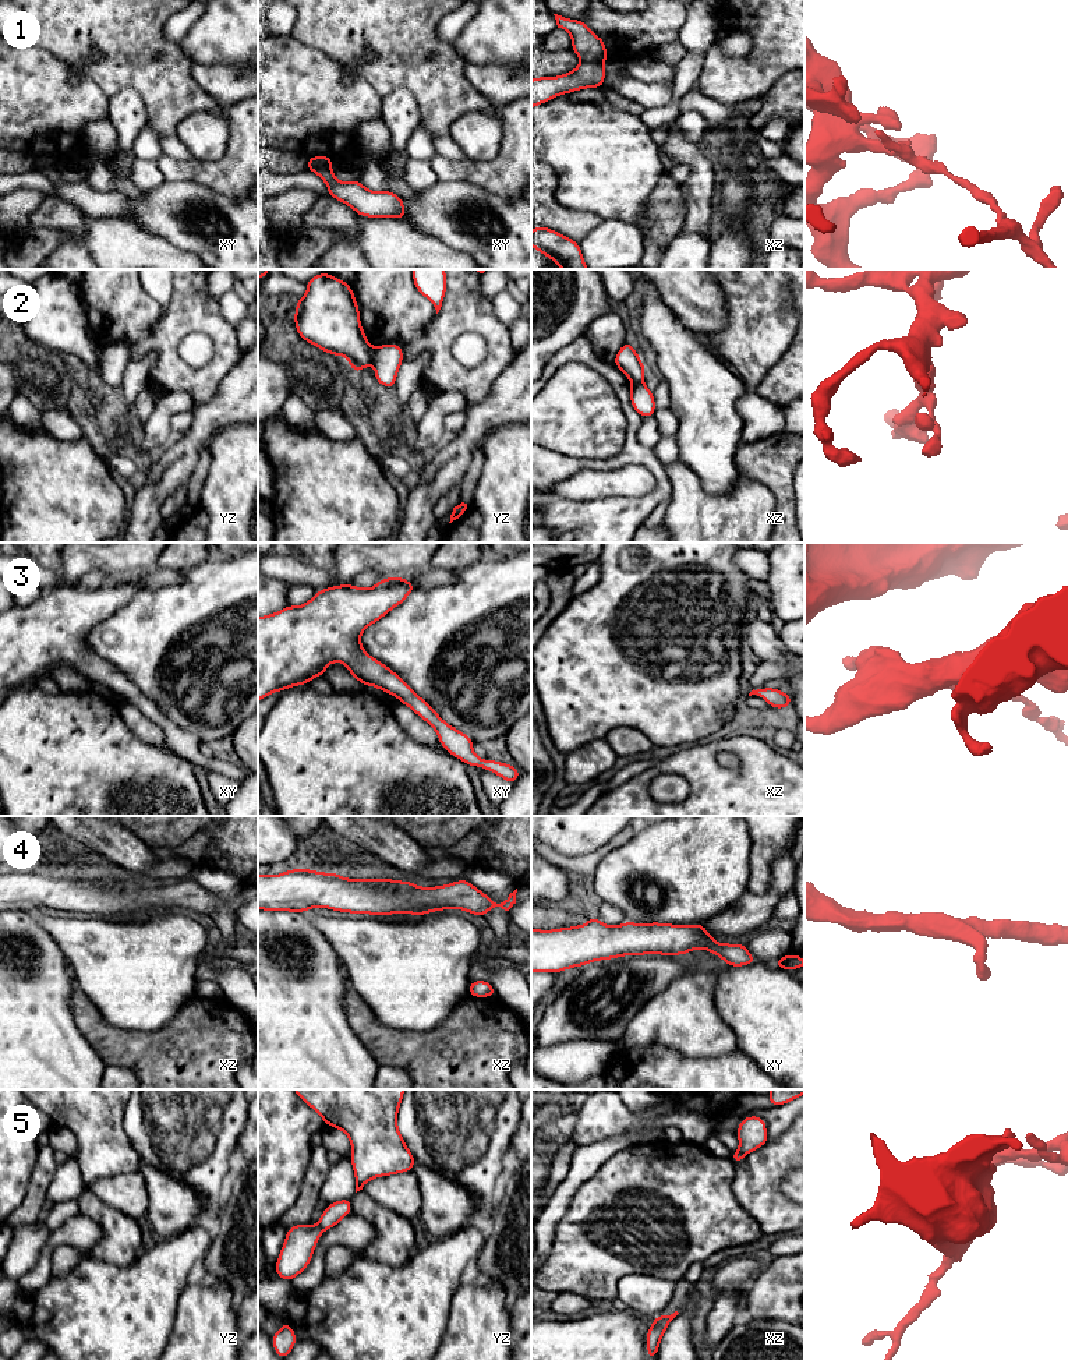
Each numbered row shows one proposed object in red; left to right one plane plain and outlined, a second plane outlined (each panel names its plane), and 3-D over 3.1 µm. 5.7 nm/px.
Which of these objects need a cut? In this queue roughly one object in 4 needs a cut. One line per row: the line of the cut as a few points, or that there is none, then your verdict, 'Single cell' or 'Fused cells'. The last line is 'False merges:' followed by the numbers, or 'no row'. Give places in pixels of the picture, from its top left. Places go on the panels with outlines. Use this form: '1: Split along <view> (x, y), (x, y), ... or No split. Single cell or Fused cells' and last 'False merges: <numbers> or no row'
1: Split along xy (329, 163), (317, 163), (307, 168). Fused cells
2: Split along yz (371, 349), (372, 361). Fused cells
3: No split. Single cell
4: No split. Single cell
5: Split along yz (318, 1224), (324, 1230). Fused cells
False merges: 1, 2, 5

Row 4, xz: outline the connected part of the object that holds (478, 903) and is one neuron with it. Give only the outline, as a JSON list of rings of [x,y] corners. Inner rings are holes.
[[[289,869],[282,875],[258,875],[258,909],[269,912],[304,912],[322,907],[339,912],[371,914],[375,916],[392,914],[413,914],[415,916],[443,911],[463,909],[473,915],[485,916],[491,908],[502,908],[508,915],[516,904],[517,889],[505,902],[494,902],[487,894],[461,879],[445,886],[418,887],[413,882],[390,879],[344,879],[339,873],[325,873],[311,869]]]

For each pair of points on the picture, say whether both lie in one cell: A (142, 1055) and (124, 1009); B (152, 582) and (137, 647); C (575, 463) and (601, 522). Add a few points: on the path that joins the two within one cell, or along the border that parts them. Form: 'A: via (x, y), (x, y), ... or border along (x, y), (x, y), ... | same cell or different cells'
A: border along (102, 1017), (115, 1027), (137, 1031), (165, 1025) | different cells
B: border along (173, 582), (165, 586), (144, 589) | different cells
C: via (614, 463), (646, 459), (660, 473), (640, 507) | same cell

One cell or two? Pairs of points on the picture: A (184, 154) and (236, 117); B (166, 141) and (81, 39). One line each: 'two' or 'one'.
A: two
B: two

